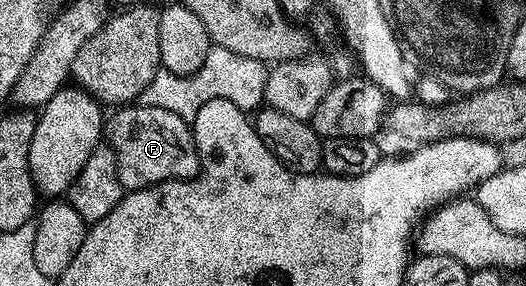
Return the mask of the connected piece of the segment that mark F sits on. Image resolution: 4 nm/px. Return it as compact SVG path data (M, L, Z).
M144 103L137 106L122 106L115 112L118 113L108 120L108 147L116 154L120 182L126 192L151 188L154 184L164 184L169 180L193 180L198 175L200 171L198 147L194 144L194 133L187 121L181 120L174 112L153 108L151 104Z

